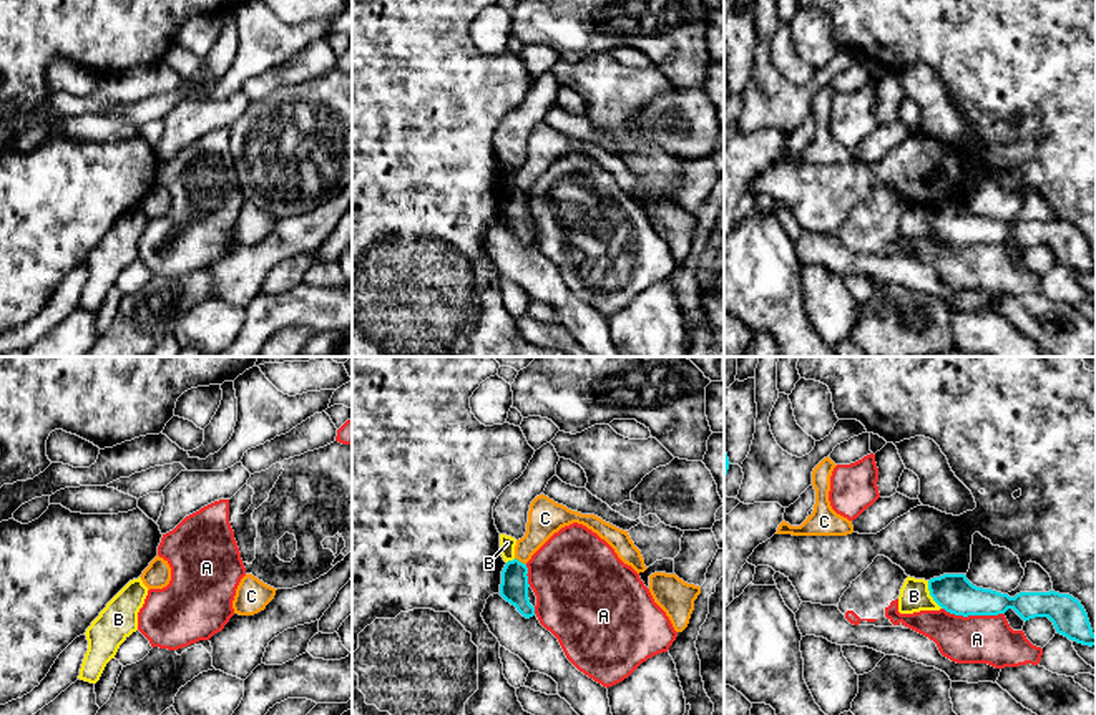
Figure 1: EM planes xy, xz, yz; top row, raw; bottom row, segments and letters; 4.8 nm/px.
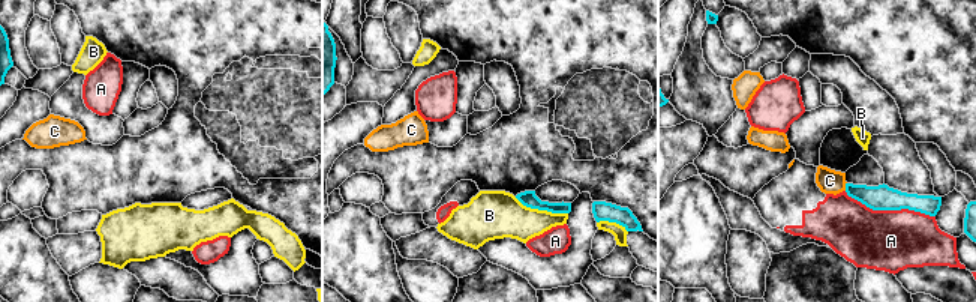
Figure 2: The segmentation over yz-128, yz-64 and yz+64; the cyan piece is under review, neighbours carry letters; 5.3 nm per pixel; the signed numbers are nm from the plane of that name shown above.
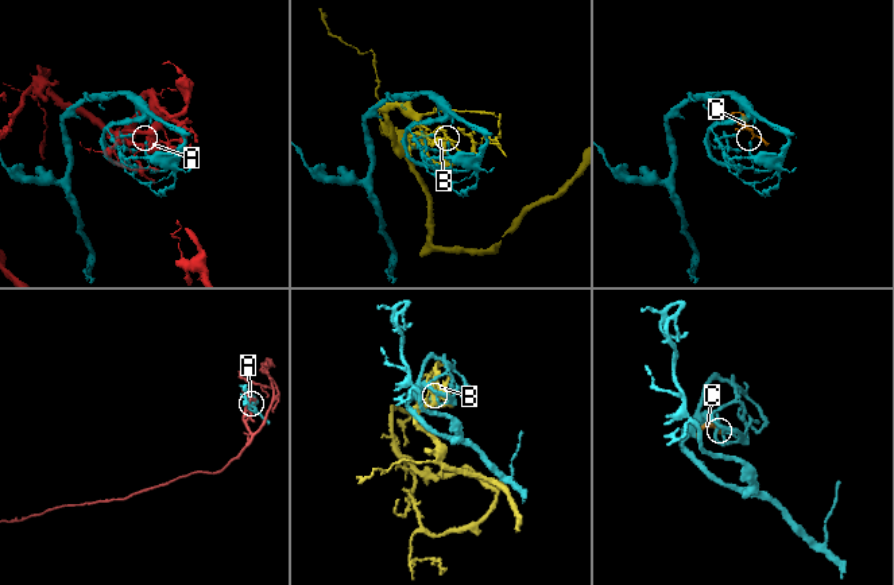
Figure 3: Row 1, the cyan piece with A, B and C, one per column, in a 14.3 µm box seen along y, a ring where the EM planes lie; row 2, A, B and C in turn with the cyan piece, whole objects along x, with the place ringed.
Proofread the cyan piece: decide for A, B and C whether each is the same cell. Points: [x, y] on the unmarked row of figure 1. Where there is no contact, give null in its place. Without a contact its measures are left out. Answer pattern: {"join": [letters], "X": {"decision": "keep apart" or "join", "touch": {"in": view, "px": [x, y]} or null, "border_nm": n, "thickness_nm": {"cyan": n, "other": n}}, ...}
{"join": [], "A": {"decision": "keep apart", "touch": {"in": "yz", "px": [973, 243]}, "border_nm": 300, "thickness_nm": {"cyan": 190, "other": 240}}, "B": {"decision": "keep apart", "touch": {"in": "yz", "px": [930, 223]}, "border_nm": 150, "thickness_nm": {"cyan": 190, "other": 140}}, "C": {"decision": "keep apart", "touch": {"in": "xz", "px": [518, 189]}, "border_nm": 70, "thickness_nm": {"cyan": 140, "other": 170}}}

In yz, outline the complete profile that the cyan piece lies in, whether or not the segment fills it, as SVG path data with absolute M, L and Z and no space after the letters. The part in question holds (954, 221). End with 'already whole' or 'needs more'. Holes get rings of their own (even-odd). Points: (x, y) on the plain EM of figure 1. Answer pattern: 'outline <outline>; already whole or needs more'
outline M943 202L928 209L933 229L955 244L998 244L1013 237L1025 250L1048 246L1056 260L1083 274L1096 274L1088 242L1069 222L1020 221L1015 226L973 214L965 202Z; already whole

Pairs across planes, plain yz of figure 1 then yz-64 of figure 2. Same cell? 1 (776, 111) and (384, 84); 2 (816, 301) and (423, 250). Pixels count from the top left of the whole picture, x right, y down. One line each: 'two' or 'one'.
1: one
2: two

